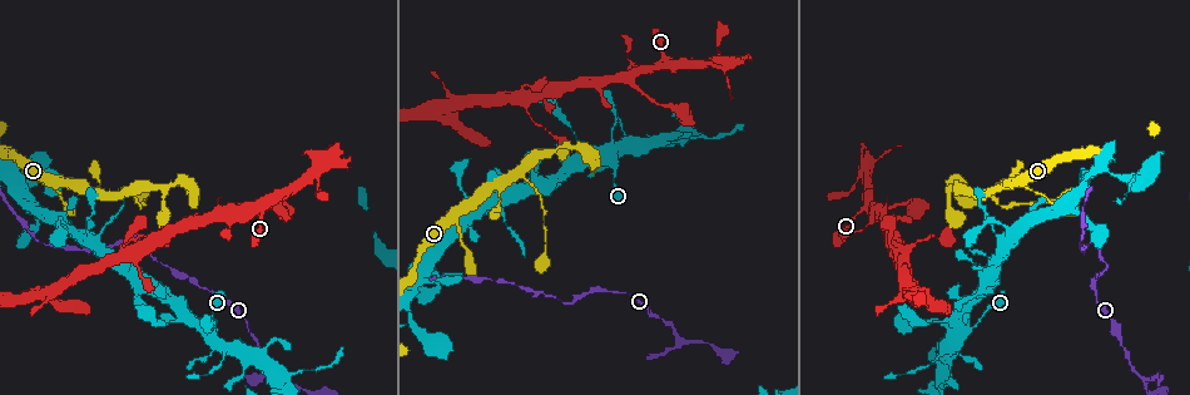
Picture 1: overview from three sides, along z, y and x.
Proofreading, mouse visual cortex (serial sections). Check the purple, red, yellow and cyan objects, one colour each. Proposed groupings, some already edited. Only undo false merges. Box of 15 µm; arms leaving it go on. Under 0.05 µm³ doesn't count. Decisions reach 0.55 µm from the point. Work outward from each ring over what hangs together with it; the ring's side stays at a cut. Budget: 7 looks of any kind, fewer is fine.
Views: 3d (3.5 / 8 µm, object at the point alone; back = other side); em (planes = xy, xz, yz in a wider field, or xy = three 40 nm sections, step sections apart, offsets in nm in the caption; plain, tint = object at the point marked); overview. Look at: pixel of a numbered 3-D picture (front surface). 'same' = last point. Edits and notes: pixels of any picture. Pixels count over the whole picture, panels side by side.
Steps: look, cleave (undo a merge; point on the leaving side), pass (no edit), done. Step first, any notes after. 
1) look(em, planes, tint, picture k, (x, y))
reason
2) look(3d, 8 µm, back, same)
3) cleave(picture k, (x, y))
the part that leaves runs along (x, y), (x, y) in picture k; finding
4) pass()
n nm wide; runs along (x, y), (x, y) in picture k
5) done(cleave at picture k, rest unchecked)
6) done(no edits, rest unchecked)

look(3d, 3.5 µm, back, picture 1, (1088, 221))
calibre changes

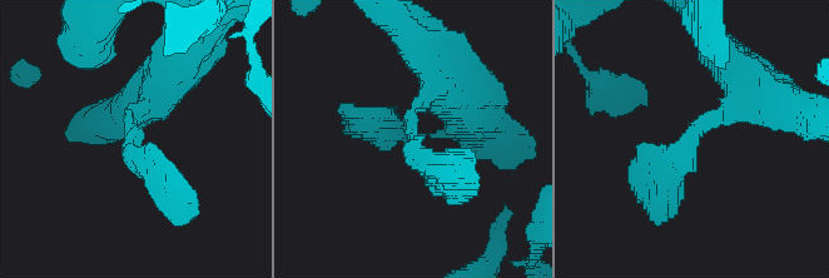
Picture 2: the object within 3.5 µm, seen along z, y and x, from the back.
look(em, xy, step 3, tint, picture 2, (693, 139))
arms of 250, 400 nm

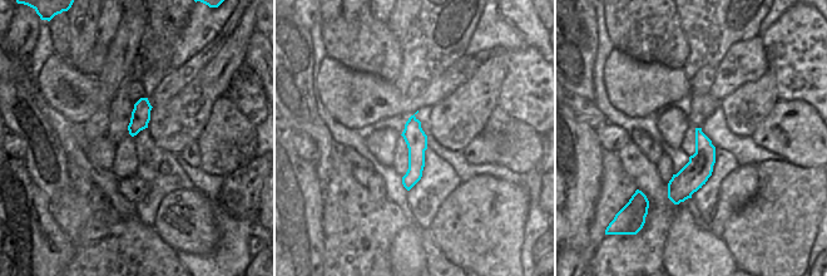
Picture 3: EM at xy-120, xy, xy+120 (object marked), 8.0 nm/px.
look(em, planes, tint, same)
cut it another way

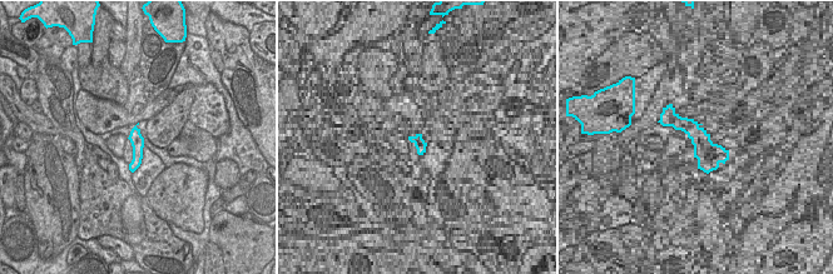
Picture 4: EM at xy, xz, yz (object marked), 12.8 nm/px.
pass()
runs along (753, 89), (666, 163), (660, 193) in picture 2; continuous, no second cell

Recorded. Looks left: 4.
look(em, planes, tint, picture 1, (537, 290))

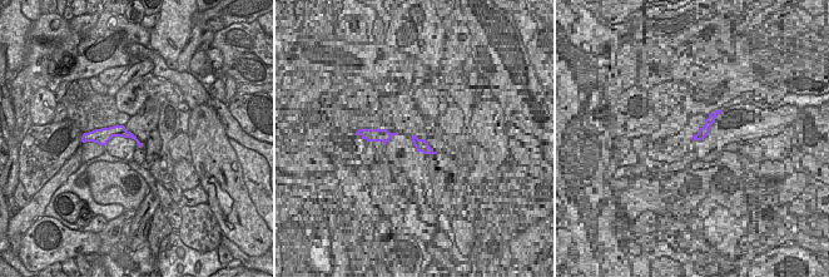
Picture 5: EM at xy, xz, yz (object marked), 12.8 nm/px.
look(3d, 3.5 µm, same)

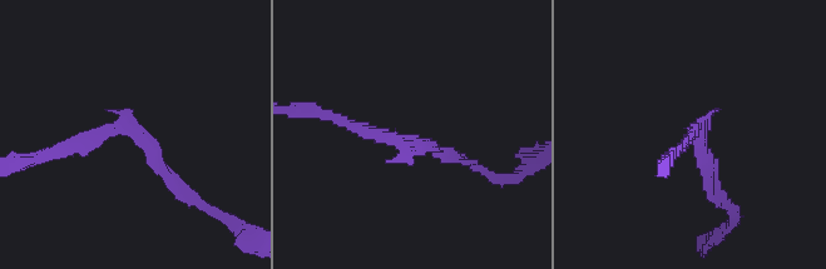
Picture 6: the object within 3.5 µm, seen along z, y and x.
pass()
arms of 150, 150 nm; runs along (460, 158), (352, 129), (334, 116) in picture 6; one cell here

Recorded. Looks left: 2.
look(3d, 8 µm, picture 1, (1144, 378))
sharp bend

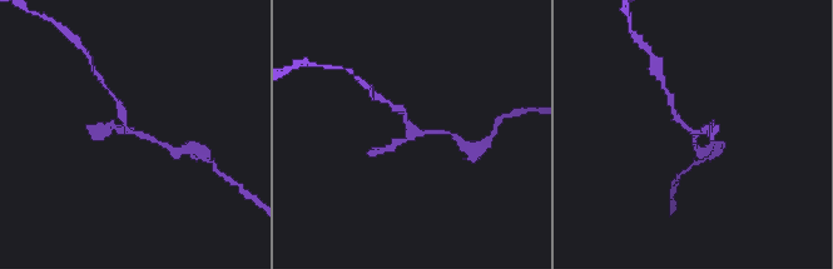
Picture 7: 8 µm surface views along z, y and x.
look(em, planes, tint, picture 7, (128, 133))
3 arms; arms of 200, 200, 200 nm

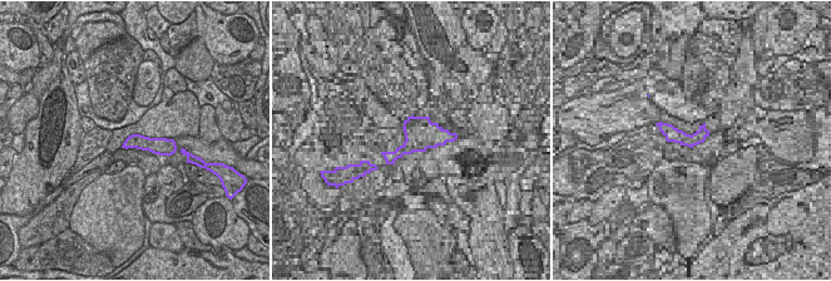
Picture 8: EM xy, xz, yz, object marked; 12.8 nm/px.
pass()
all the same cell

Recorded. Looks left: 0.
done(no edits, rest unchecked)

